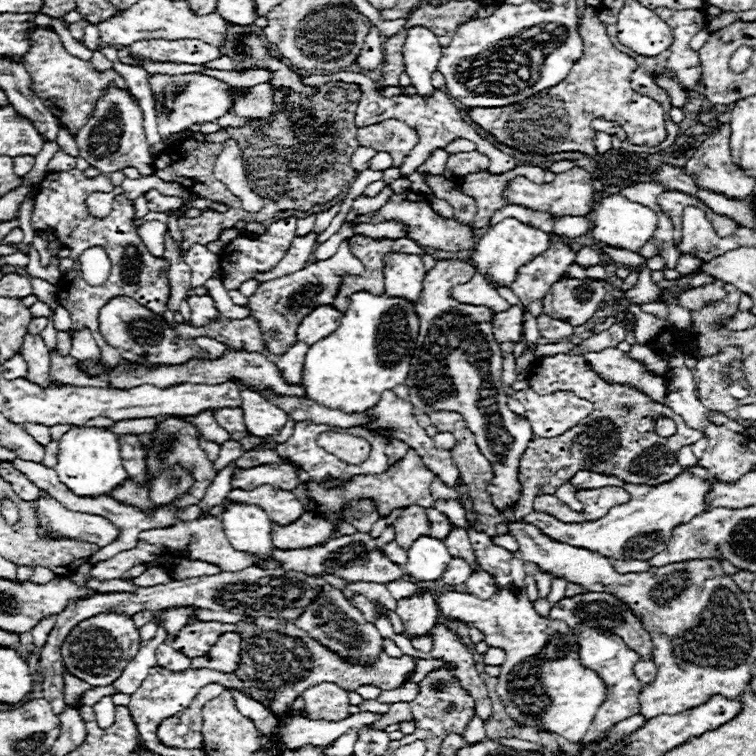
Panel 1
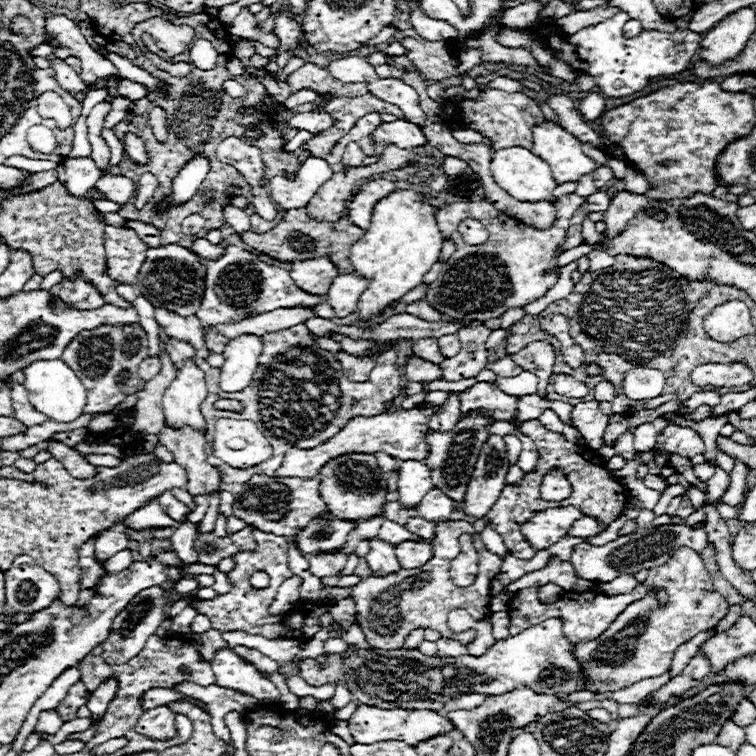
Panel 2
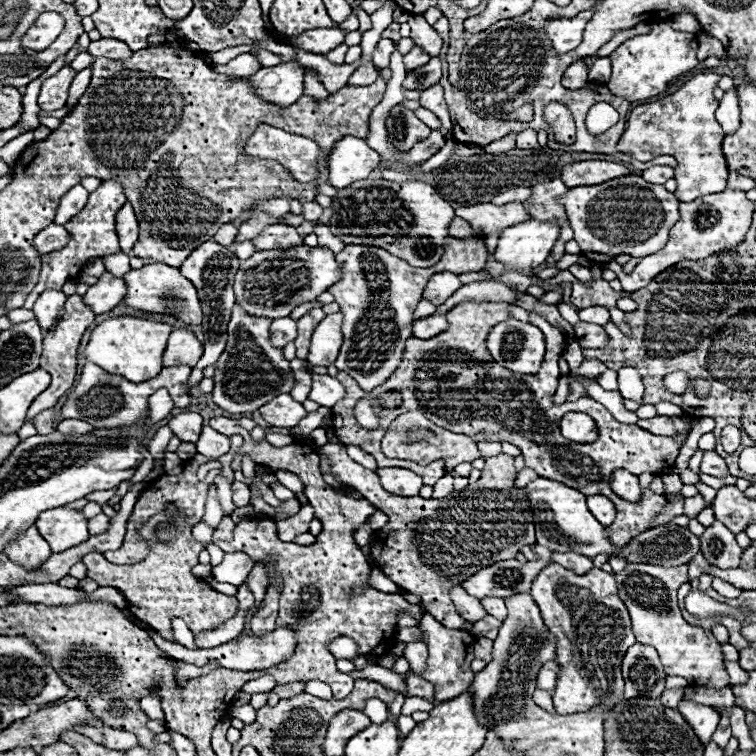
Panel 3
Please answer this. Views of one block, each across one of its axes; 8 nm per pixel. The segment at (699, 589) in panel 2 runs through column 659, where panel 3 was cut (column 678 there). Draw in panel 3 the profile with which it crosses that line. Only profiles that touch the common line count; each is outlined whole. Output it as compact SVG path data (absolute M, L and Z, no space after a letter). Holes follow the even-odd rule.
M628 564L622 572L616 574L616 586L622 602L630 612L630 620L634 626L634 636L642 644L650 644L658 650L658 656L664 664L666 674L674 674L666 678L666 688L686 688L688 684L710 684L710 688L730 686L730 676L724 668L722 646L712 636L712 632L690 626L678 608L676 592L680 584L688 580L688 566L662 568L650 564Z

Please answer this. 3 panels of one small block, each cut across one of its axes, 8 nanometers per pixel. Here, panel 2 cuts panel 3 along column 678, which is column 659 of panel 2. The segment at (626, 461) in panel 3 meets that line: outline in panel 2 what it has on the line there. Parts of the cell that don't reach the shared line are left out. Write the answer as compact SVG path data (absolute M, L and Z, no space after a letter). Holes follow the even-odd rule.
M666 426L664 432L658 436L658 444L654 450L666 448L670 454L680 454L692 458L696 454L704 454L704 442L692 428L680 426Z

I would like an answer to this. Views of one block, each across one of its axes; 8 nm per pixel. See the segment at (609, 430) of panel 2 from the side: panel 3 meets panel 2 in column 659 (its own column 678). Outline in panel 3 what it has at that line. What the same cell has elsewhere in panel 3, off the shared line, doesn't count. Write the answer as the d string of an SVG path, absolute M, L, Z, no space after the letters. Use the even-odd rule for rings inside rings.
M661 402L656 405L657 415L660 416L677 416L682 417L684 415L683 410L670 402Z

